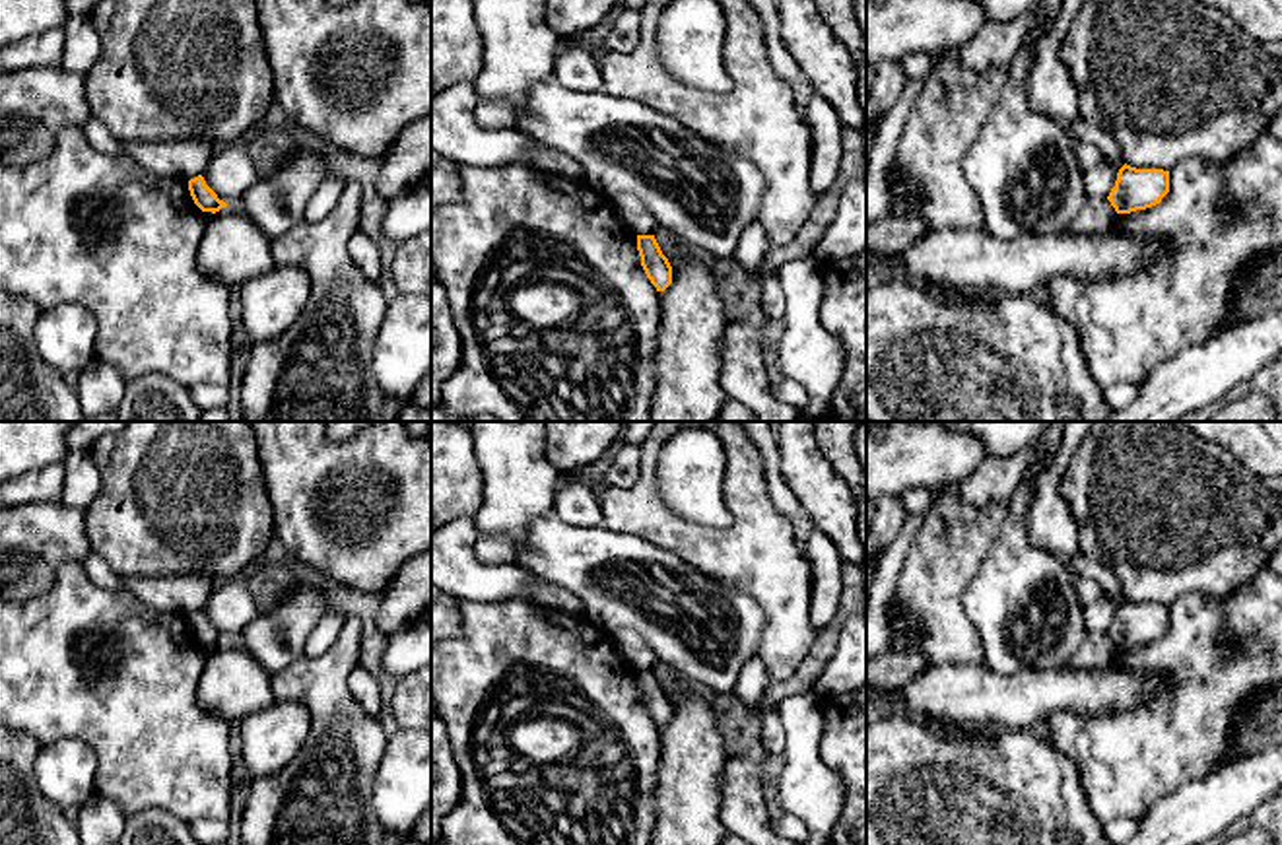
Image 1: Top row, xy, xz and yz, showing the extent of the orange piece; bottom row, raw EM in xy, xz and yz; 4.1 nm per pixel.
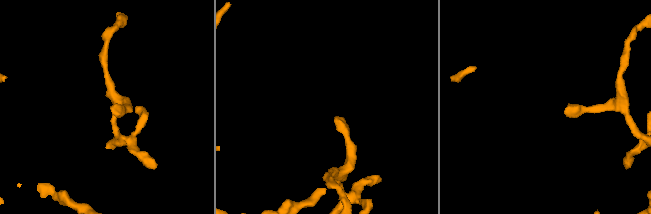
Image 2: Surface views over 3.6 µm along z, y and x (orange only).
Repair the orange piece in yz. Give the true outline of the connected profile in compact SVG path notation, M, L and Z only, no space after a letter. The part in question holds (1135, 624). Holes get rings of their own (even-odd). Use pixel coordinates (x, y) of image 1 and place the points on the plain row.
M1123 600L1107 635L1117 649L1146 645L1169 627L1169 606Z

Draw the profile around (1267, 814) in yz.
M1282 791L1261 802L1249 814L1233 820L1222 833L1197 845L1222 845L1226 839L1243 833L1245 829L1259 826L1265 828L1274 845L1282 845Z

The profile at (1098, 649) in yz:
M1090 633L1078 651L1064 664L1076 670L1096 670L1107 666L1117 653L1107 633Z

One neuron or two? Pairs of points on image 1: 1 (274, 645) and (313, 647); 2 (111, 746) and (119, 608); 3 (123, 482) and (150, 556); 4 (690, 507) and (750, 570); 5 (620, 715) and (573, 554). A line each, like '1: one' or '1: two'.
1: two
2: one
3: one
4: two
5: two

